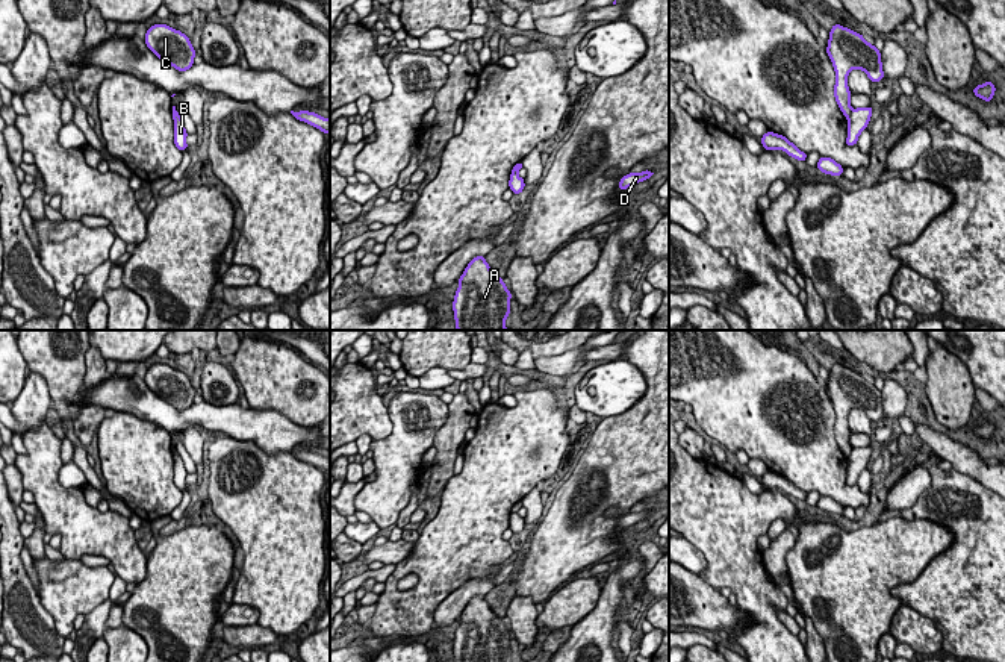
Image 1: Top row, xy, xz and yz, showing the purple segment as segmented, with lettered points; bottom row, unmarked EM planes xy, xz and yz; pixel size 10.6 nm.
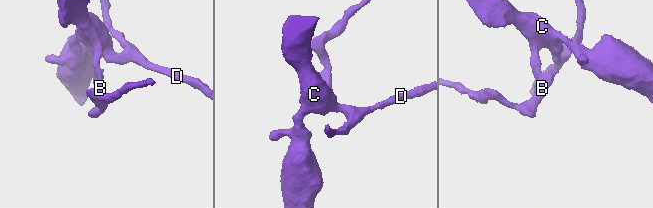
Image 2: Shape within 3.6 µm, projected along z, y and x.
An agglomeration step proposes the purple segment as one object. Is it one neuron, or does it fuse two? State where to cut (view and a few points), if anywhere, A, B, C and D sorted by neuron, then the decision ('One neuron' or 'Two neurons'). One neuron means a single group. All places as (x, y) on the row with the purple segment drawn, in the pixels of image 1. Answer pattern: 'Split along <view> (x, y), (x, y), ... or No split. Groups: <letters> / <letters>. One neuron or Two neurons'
Split along yz (852, 109), (846, 117). Groups: A C D / B. Two neurons

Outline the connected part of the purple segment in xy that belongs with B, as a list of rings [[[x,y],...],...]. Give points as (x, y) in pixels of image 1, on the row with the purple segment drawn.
[[[173,111],[173,120],[174,120],[174,144],[180,151],[183,151],[188,148],[186,144],[188,132],[177,111]]]

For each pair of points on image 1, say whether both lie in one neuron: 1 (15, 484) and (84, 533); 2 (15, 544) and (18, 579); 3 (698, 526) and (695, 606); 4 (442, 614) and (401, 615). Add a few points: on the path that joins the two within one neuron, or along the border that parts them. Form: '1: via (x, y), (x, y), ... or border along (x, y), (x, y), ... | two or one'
1: border along (15, 465), (24, 488) | two
2: via (15, 553), (15, 570) | one
3: border along (696, 574), (718, 588) | two
4: border along (457, 588), (436, 608), (432, 624) | two

